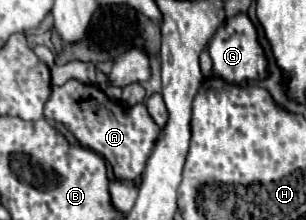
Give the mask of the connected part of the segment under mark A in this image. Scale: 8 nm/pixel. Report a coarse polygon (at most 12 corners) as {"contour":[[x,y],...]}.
{"contour":[[72,79],[48,119],[140,183],[160,133],[142,103],[120,107]]}

